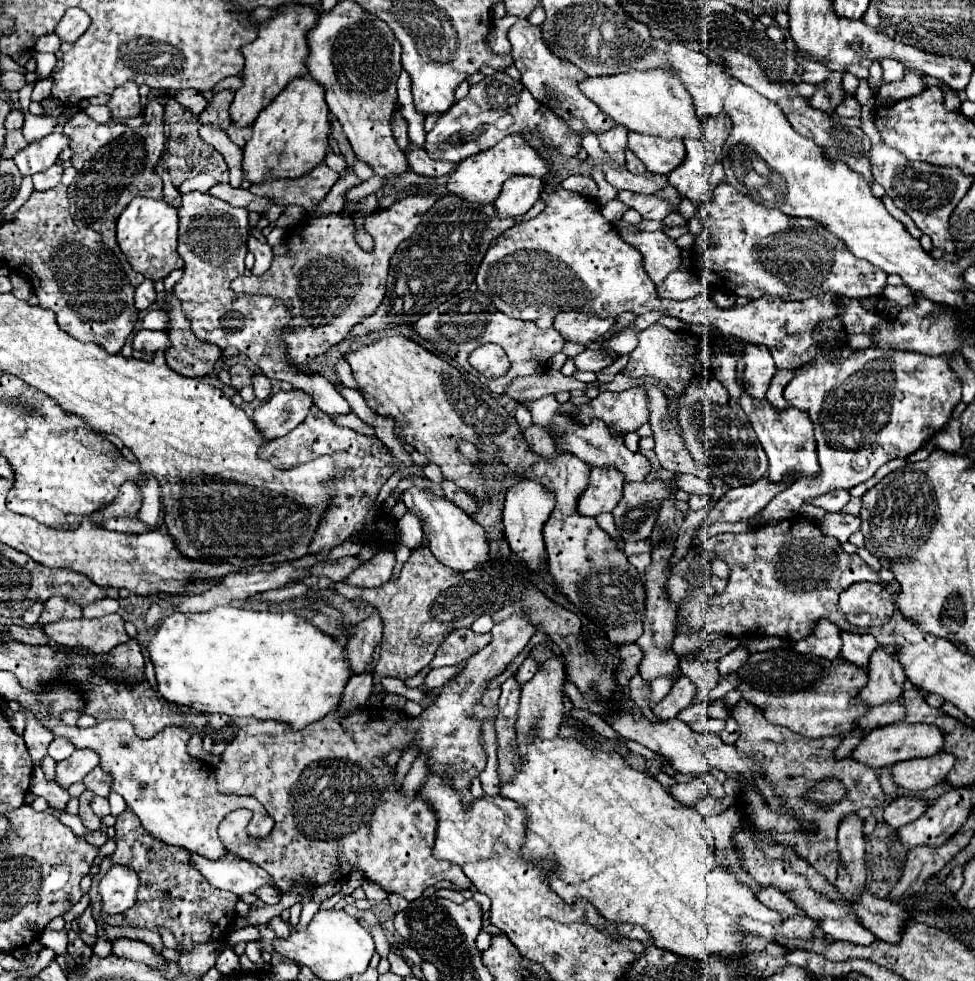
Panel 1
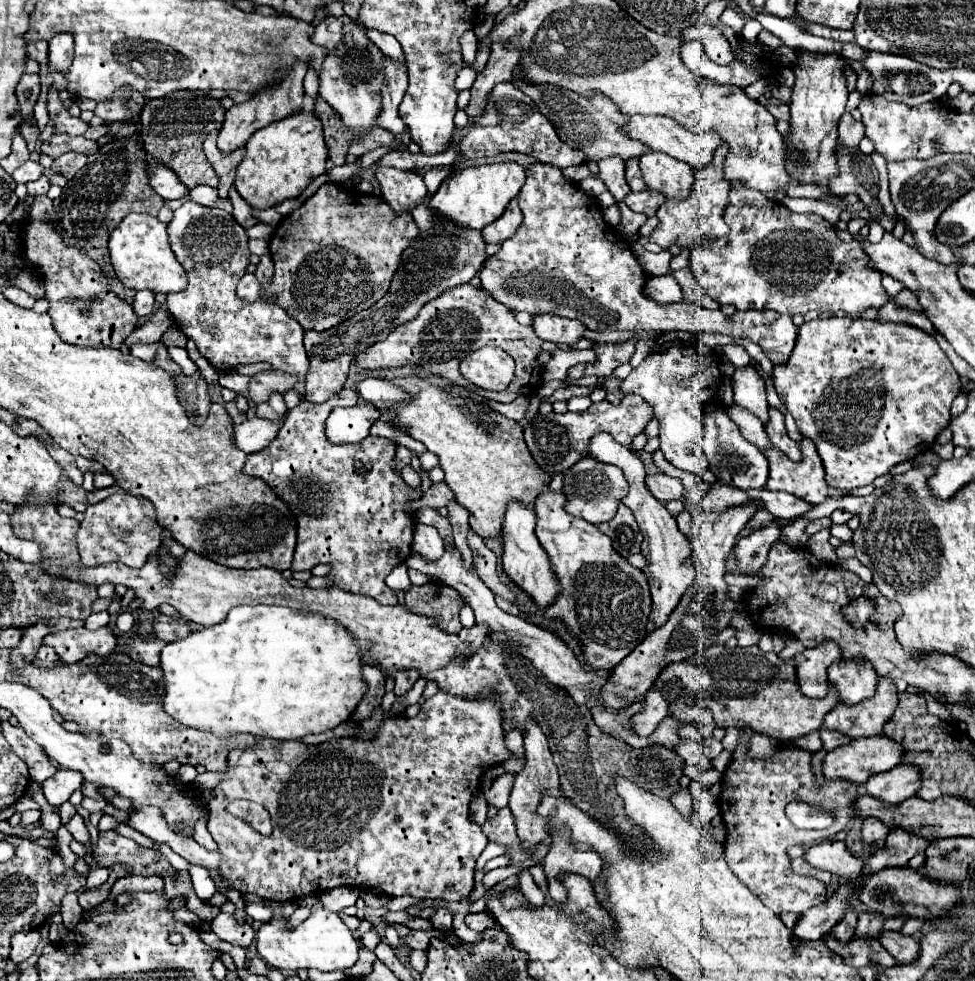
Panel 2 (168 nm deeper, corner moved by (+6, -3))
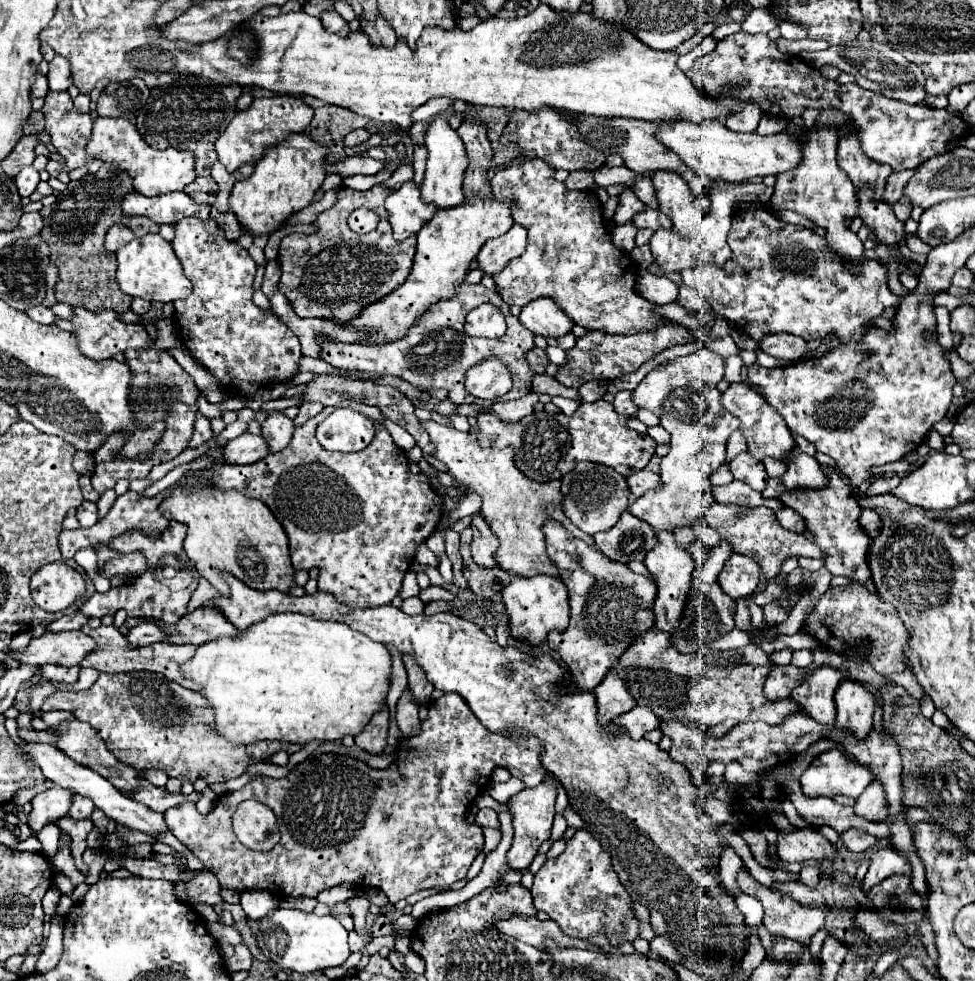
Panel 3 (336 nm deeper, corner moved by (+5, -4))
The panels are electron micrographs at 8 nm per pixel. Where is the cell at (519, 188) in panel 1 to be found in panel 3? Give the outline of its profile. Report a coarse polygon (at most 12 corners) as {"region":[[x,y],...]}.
{"region":[[514,224],[488,240],[478,268],[488,276],[526,248],[526,228]]}

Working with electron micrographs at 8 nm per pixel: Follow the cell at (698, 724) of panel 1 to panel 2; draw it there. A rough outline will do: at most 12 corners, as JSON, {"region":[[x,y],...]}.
{"region":[[681,739],[675,751],[687,765],[699,765],[703,751],[697,741]]}

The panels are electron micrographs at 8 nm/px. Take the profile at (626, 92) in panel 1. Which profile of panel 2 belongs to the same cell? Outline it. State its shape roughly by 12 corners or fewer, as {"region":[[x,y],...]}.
{"region":[[631,115],[625,131],[653,151],[707,167],[723,145],[663,115]]}

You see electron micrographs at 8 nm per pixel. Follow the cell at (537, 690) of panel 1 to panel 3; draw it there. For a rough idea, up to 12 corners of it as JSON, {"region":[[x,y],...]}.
{"region":[[556,778],[508,800],[514,842],[508,864],[528,868],[550,838]]}

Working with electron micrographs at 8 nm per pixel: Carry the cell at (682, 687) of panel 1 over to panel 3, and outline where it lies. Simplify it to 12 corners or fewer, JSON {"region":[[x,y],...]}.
{"region":[[636,706],[614,718],[638,740],[656,730],[660,720],[650,708]]}

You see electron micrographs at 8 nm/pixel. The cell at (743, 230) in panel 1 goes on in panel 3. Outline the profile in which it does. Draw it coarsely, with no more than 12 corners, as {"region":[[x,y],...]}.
{"region":[[738,210],[698,294],[756,342],[856,342],[900,302],[810,228]]}

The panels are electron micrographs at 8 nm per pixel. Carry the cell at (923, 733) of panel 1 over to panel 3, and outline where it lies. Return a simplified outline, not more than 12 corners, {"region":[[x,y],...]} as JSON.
{"region":[[842,748],[800,776],[806,796],[858,798],[874,780]]}

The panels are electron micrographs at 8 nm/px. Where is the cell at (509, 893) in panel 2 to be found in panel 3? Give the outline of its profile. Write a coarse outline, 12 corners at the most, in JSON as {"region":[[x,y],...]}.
{"region":[[520,916],[494,920],[498,932],[542,950],[544,940],[560,946],[598,948],[566,936],[554,920]]}

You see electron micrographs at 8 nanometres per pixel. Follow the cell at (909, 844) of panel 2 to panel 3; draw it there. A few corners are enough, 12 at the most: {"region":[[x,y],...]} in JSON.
{"region":[[890,846],[876,850],[860,890],[894,874],[910,876],[910,860]]}

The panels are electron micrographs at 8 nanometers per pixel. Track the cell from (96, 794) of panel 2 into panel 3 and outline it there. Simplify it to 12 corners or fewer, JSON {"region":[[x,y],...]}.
{"region":[[48,744],[22,746],[44,776],[114,822],[158,840],[164,814],[126,798]]}

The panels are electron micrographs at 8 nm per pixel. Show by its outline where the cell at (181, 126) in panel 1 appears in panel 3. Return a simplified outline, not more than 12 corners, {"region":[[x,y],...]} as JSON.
{"region":[[182,76],[154,88],[136,128],[146,144],[194,152],[184,188],[214,204],[214,142],[242,88]]}

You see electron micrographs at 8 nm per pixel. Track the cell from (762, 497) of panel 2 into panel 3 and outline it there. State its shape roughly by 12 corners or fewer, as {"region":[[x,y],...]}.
{"region":[[740,480],[712,490],[718,502],[782,510],[780,500],[766,500]]}

